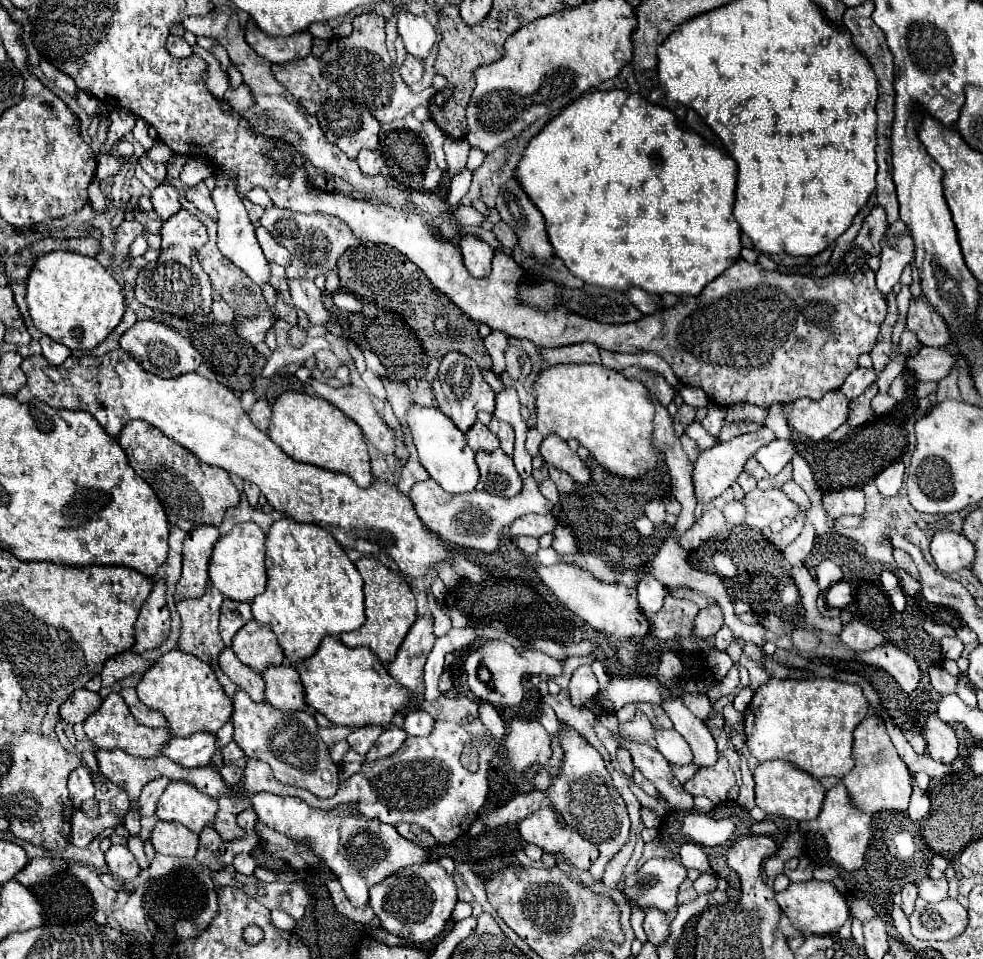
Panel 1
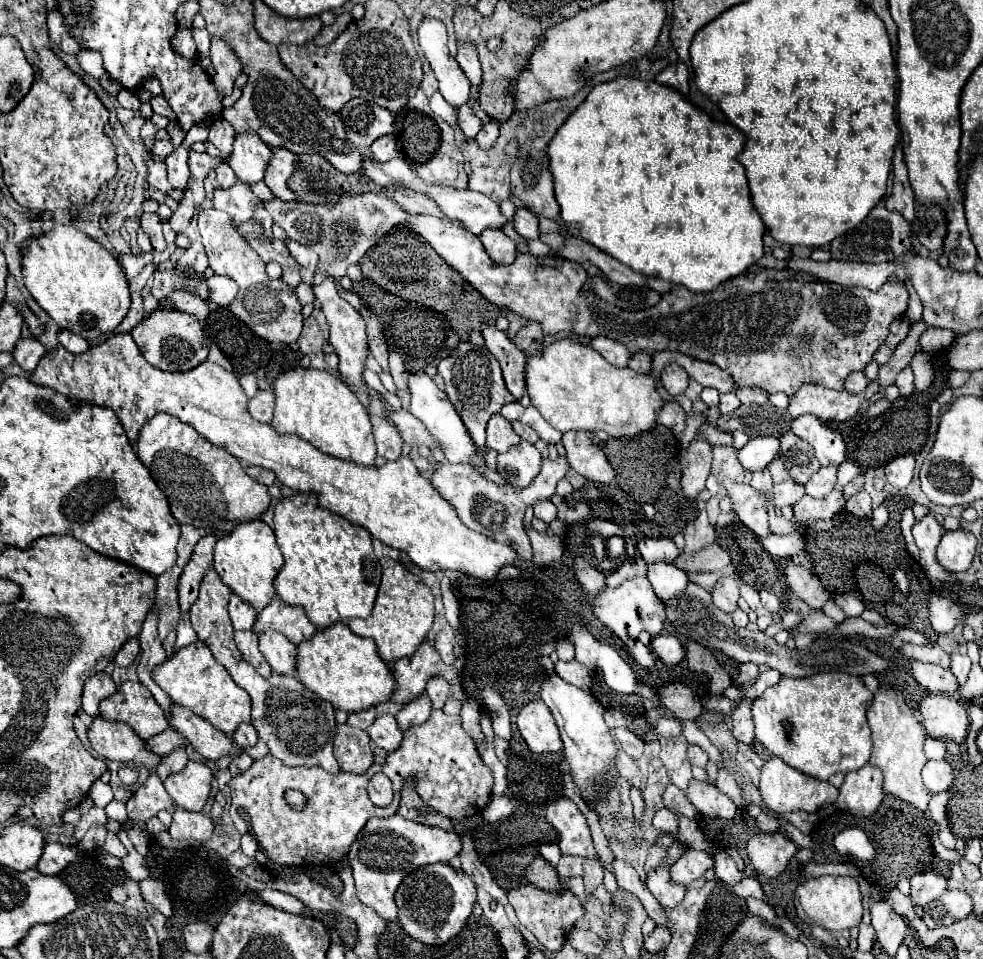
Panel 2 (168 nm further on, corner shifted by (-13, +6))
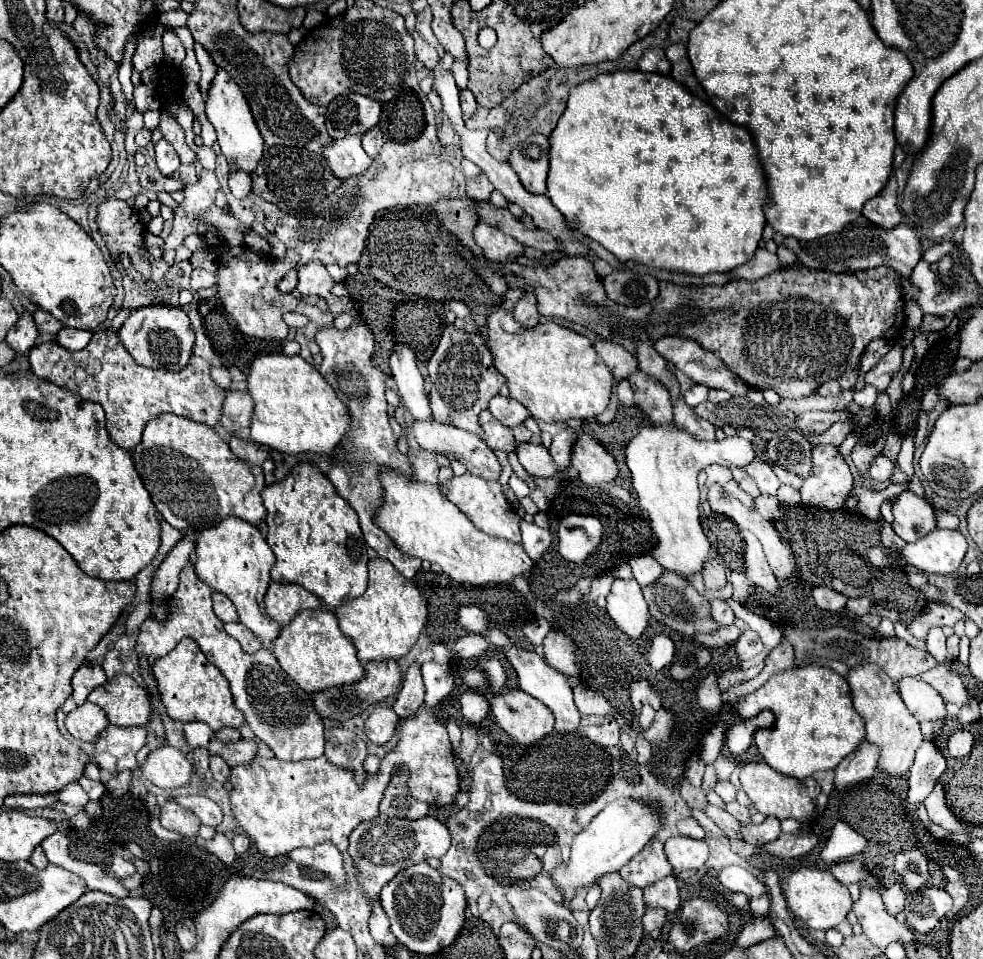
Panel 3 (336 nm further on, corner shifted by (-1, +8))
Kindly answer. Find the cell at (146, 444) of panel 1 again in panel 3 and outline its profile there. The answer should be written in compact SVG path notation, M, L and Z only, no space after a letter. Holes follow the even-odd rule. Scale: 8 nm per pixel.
M160 414L150 424L146 424L142 440L132 452L132 460L146 490L152 496L156 510L168 524L178 530L202 532L228 516L240 516L244 520L250 520L250 524L260 524L266 516L266 508L260 504L260 492L264 490L262 468L238 462L236 456L230 452L228 444L222 442L216 430L210 426L174 414Z

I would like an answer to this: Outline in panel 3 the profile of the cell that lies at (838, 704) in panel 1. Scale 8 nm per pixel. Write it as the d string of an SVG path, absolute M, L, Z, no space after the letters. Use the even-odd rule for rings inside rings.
M808 664L774 674L762 688L736 704L734 710L742 720L750 720L762 710L774 712L776 724L772 728L758 728L754 742L768 766L798 780L810 778L820 770L832 770L864 738L864 722L852 706L850 686L828 666Z

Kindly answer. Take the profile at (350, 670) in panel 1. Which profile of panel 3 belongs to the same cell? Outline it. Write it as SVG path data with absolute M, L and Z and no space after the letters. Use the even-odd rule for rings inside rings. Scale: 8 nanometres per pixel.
M324 608L300 612L286 628L280 630L280 636L272 644L272 652L282 670L308 694L332 686L348 686L364 678L364 666L356 656L352 640L340 632L334 612Z

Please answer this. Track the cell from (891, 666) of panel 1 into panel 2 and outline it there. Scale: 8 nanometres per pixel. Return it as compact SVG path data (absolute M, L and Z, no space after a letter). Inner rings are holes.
M912 662L910 670L912 670L912 676L916 678L916 682L922 688L926 688L928 692L944 692L944 694L956 694L958 692L958 682L948 668L942 668L936 664Z

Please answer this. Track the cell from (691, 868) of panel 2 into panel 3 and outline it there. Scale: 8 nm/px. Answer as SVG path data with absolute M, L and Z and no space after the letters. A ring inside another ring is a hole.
M686 836L668 838L664 852L676 872L700 870L708 860L708 844L704 840L692 840Z

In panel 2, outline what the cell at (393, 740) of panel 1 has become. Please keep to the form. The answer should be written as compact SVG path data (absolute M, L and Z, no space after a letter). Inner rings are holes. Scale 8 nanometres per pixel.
M424 692L422 696L418 696L412 702L404 704L404 708L396 714L396 720L398 720L402 730L408 730L408 726L422 724L424 720L428 720L430 712L432 712L432 702L430 702L428 694Z

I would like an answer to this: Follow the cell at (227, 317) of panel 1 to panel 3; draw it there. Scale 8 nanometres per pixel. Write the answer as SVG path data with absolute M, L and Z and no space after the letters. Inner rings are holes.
M194 270L192 272L192 288L200 290L200 288L212 288L218 284L216 274L208 272L208 270Z

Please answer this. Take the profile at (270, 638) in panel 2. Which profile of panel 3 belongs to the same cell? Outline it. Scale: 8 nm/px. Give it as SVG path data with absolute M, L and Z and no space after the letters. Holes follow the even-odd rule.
M228 516L220 524L200 532L196 540L196 554L192 558L196 574L214 590L226 594L238 610L238 620L260 638L262 648L270 648L276 636L280 634L280 626L268 618L264 610L264 594L270 586L270 570L274 566L274 552L262 538L260 530L248 524L242 518Z

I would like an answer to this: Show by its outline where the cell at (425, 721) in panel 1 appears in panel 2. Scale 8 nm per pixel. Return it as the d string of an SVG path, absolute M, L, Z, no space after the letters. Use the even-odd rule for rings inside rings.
M442 676L430 678L428 684L426 684L426 692L428 692L434 708L442 708L448 698L456 698L456 700L462 700L464 698L462 688L458 684L446 682Z

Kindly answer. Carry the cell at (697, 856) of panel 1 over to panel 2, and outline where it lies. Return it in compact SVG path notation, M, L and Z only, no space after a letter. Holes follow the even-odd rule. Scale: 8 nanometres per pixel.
M716 852L714 858L716 858L714 872L716 872L716 876L718 876L724 884L734 886L734 884L738 884L738 882L744 880L744 872L740 872L740 870L736 868L734 860L732 860L726 852Z

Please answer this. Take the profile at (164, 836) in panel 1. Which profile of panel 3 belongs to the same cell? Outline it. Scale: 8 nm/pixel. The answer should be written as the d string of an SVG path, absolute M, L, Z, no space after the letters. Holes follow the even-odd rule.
M166 800L160 808L160 824L166 830L174 830L182 836L196 836L200 828L200 818L194 816L190 810L180 808L174 800Z

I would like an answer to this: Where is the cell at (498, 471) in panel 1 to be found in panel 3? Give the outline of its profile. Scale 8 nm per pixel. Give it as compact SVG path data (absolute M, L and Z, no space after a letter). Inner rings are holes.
M516 444L514 448L516 456L518 456L518 462L526 468L528 474L532 476L538 476L538 478L552 478L556 472L562 472L564 478L576 478L578 472L570 466L570 468L564 468L560 470L554 462L552 462L552 456L548 454L548 450L542 446L542 444Z

